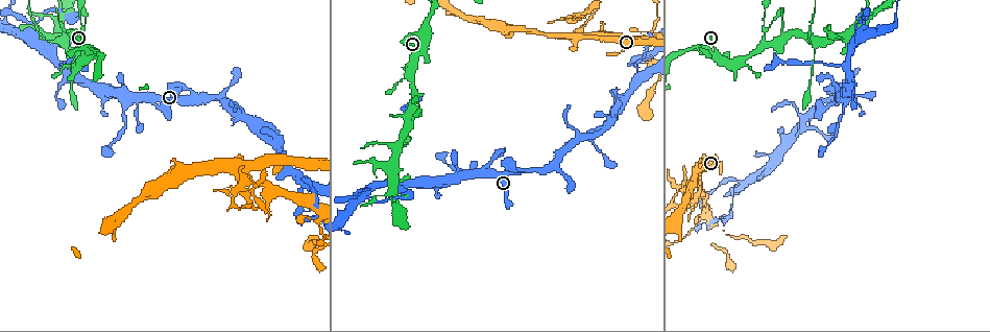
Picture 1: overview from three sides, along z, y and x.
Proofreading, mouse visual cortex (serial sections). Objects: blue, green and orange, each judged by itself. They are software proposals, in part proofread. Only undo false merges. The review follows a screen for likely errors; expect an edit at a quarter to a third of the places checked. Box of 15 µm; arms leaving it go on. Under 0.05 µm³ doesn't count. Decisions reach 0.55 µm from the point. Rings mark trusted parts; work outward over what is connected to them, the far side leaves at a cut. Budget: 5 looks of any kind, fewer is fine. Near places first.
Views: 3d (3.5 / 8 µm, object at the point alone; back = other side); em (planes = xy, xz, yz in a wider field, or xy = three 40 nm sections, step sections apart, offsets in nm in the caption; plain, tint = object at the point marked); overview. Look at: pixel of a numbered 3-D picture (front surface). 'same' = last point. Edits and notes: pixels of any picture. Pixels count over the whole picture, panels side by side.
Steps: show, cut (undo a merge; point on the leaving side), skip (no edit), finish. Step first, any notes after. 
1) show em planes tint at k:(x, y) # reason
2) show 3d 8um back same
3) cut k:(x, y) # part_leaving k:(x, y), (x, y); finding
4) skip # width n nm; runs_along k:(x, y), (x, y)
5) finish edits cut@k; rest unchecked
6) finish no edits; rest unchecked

show 3d 3.5um back at 1:(589, 136) # four or more arms meet

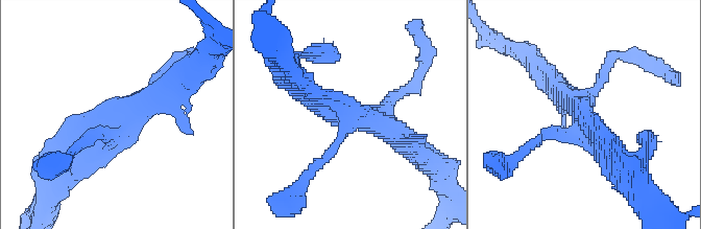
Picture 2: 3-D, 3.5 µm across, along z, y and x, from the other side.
show em planes tint at 2:(358, 117) # now the EM

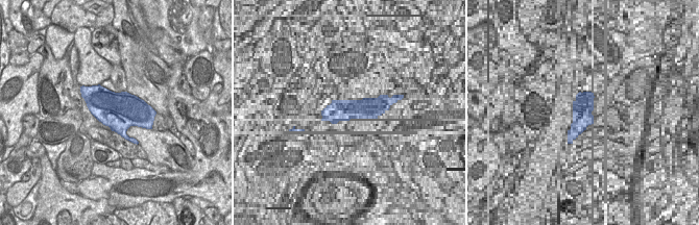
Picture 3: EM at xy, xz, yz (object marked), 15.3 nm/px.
skip # runs_along 2:(177, 84), (66, 144); one cell here

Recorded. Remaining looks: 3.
show 3d 3.5um at 1:(577, 39) # abrupt turn

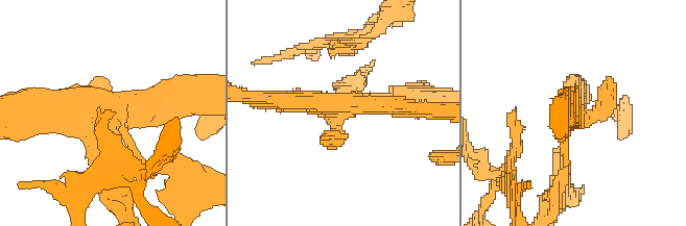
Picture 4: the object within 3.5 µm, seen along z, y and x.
show em planes plain at 4:(337, 104)

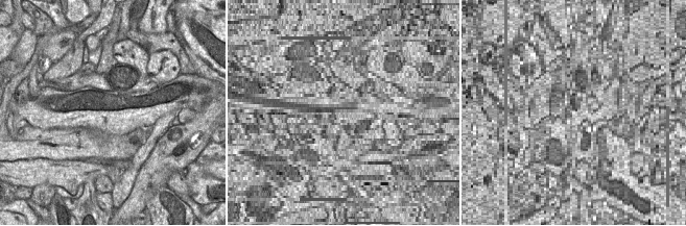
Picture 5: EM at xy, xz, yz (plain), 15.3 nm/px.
show em planes tint same

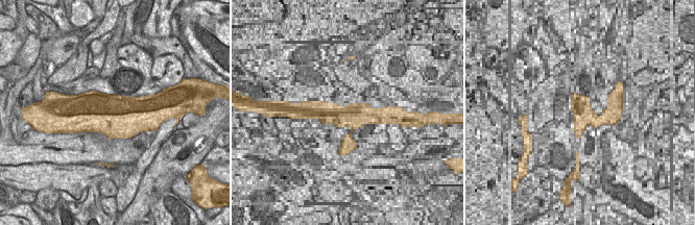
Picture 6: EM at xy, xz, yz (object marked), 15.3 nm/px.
cut 4:(118, 187) # width 650 nm; part_leaving 4:(120, 134), (149, 167), (200, 195); two cells meet here

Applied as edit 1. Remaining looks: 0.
finish edits cut@4; rest unchecked

